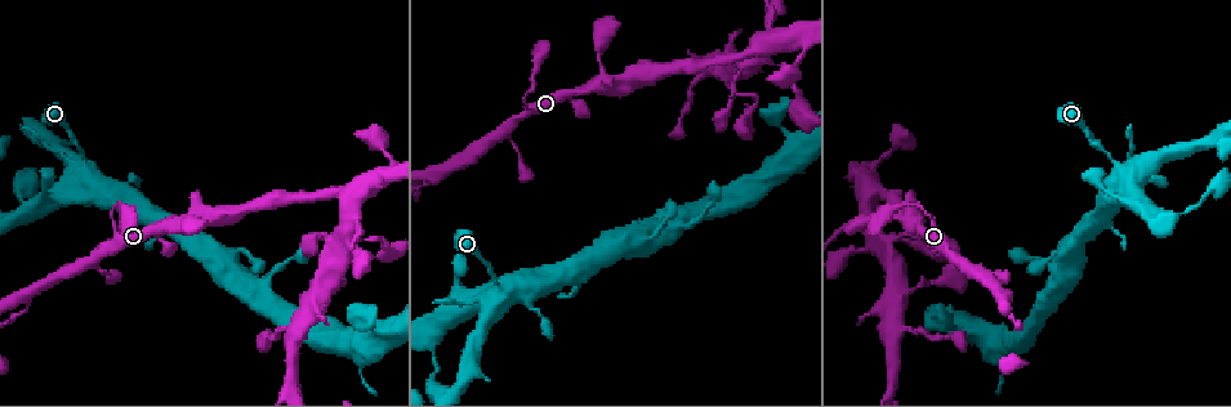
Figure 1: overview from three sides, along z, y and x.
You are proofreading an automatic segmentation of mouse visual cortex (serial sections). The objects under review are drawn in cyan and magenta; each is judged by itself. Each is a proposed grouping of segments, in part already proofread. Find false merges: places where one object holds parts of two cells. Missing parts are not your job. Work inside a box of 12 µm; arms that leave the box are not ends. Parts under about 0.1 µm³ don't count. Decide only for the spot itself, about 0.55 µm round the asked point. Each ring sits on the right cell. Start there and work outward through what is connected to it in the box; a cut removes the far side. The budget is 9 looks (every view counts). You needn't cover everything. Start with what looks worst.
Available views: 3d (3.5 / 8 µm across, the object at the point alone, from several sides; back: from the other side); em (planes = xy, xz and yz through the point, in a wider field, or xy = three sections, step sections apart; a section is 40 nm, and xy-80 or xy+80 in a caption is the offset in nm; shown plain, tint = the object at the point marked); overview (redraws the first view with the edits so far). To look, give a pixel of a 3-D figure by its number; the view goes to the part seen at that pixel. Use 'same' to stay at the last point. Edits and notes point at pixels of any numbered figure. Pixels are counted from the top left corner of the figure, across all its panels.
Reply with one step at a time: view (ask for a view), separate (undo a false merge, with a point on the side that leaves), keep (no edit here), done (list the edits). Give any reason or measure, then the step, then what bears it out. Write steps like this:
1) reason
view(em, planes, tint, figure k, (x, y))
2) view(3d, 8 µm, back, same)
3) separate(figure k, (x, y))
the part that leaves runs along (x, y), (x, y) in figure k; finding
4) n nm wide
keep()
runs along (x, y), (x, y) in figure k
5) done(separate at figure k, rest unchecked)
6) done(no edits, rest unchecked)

abrupt turn
view(3d, 3.5 µm, figure 1, (767, 61))

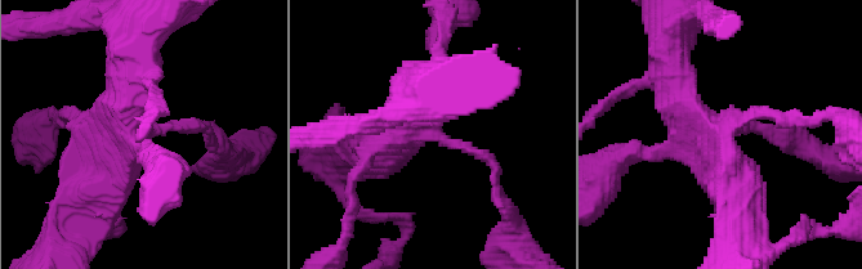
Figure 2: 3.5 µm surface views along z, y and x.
keep()
runs along (669, 63), (741, 205) in figure 2; one cell here

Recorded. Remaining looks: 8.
sharp bend
view(3d, 8 µm, figure 1, (1116, 168))

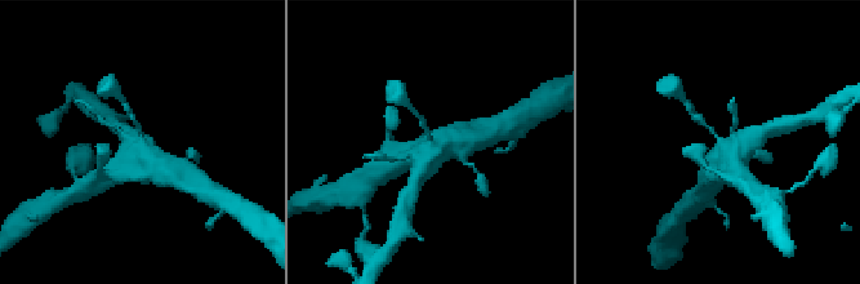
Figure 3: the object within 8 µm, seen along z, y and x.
now the EM
view(em, xy, step 3, tint, figure 3, (428, 144))

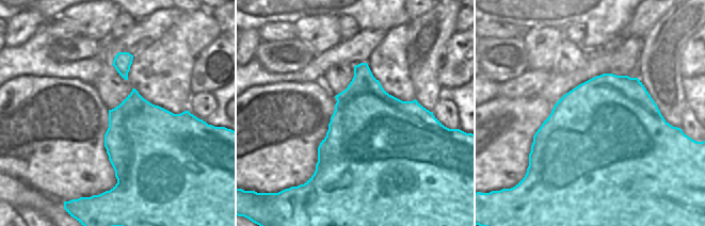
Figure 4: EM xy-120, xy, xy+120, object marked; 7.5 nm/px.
keep()
runs along (136, 123), (148, 162), (172, 172) in figure 3; all the same cell

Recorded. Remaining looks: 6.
arms run side by side
view(3d, 3.5 µm, figure 1, (905, 294))

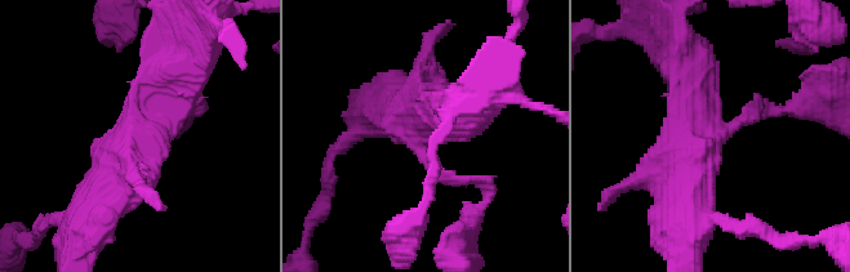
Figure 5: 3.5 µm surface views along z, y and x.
need the tissue
view(em, xy, step 1, tint, figure 5, (710, 132))

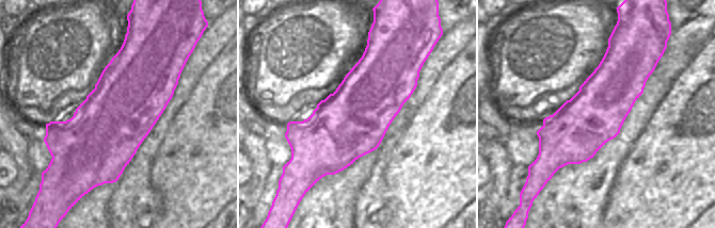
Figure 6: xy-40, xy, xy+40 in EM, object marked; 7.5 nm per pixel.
arms of 150, 400, 500, 600 nm
keep()
runs along (188, 48), (105, 191) in figure 5; one cell here

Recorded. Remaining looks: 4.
view(3d, 3.5 µm, figure 1, (434, 337))

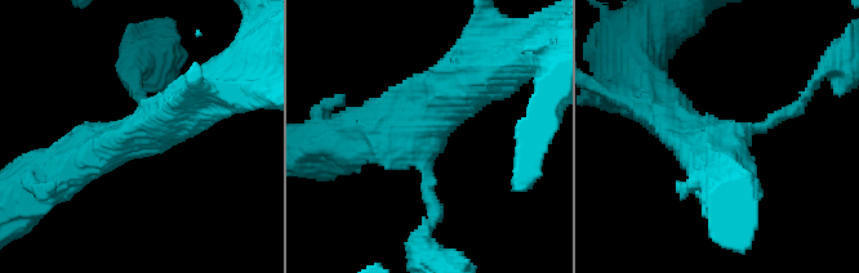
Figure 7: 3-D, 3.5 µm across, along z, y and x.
view(em, xy, step 2, tint, figure 7, (424, 129))

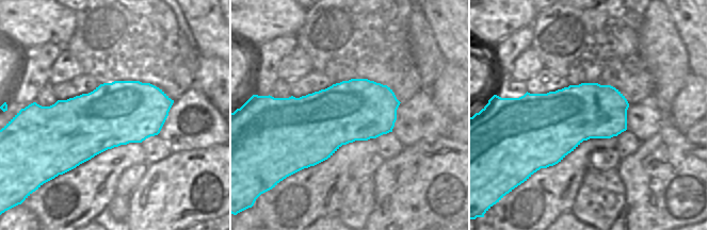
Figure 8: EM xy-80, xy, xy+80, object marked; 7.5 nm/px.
keep()
runs along (481, 76), (422, 128), (434, 204) in figure 7; one cell here

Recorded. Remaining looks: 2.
done(no edits, rest unchecked)

